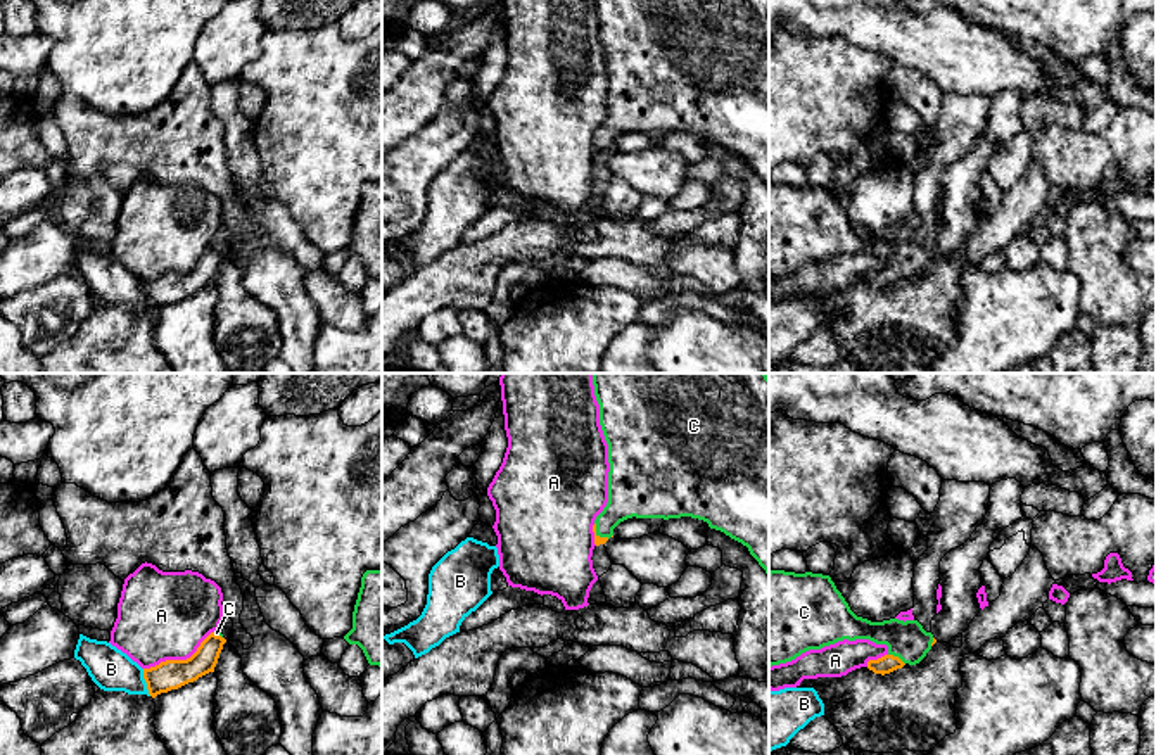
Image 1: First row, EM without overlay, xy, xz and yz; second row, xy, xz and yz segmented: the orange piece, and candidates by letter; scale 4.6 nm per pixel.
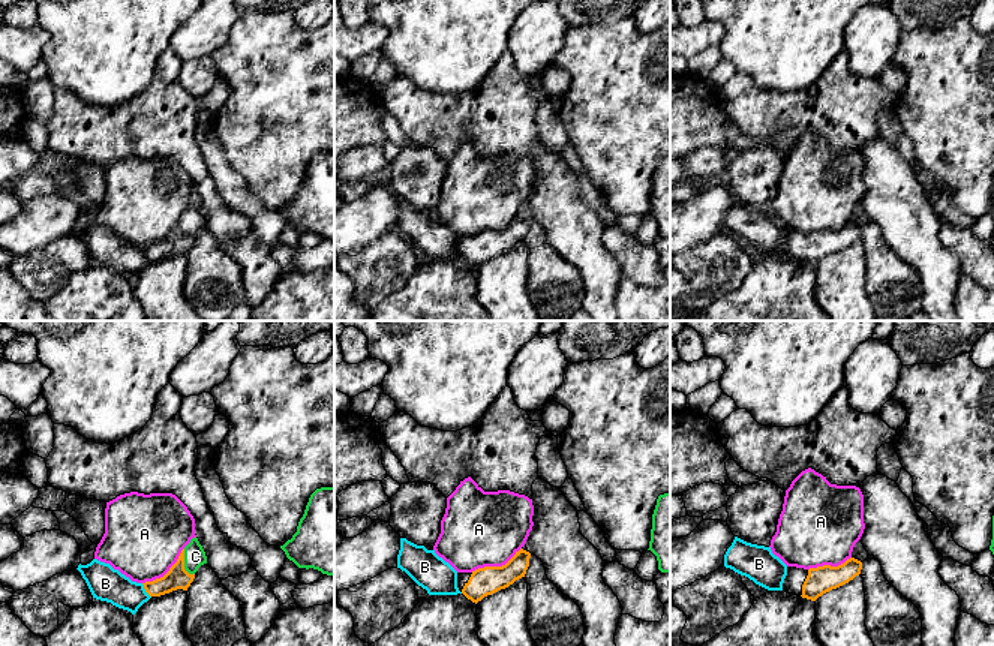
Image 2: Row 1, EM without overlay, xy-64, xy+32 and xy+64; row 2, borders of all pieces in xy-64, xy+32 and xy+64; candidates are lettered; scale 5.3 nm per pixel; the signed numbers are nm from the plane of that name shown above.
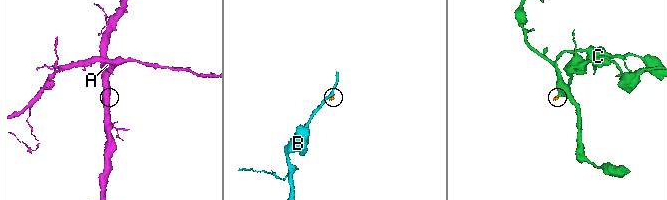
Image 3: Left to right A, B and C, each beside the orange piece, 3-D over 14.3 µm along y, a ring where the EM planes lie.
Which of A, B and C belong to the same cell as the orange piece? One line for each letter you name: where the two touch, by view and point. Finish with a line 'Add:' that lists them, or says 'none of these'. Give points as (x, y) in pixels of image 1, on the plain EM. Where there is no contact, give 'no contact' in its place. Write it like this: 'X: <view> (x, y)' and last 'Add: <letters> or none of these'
C: yz (897, 270)
Add: C

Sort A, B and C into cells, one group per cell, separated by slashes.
A / B / C

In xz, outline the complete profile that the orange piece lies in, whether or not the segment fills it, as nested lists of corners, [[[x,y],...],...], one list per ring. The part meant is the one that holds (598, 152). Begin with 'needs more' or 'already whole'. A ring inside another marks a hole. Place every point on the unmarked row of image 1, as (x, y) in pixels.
needs more; [[[594,0],[594,9],[610,76],[608,116],[594,133],[594,157],[605,157],[613,149],[613,142],[632,130],[664,133],[691,130],[746,159],[769,188],[769,0]]]

